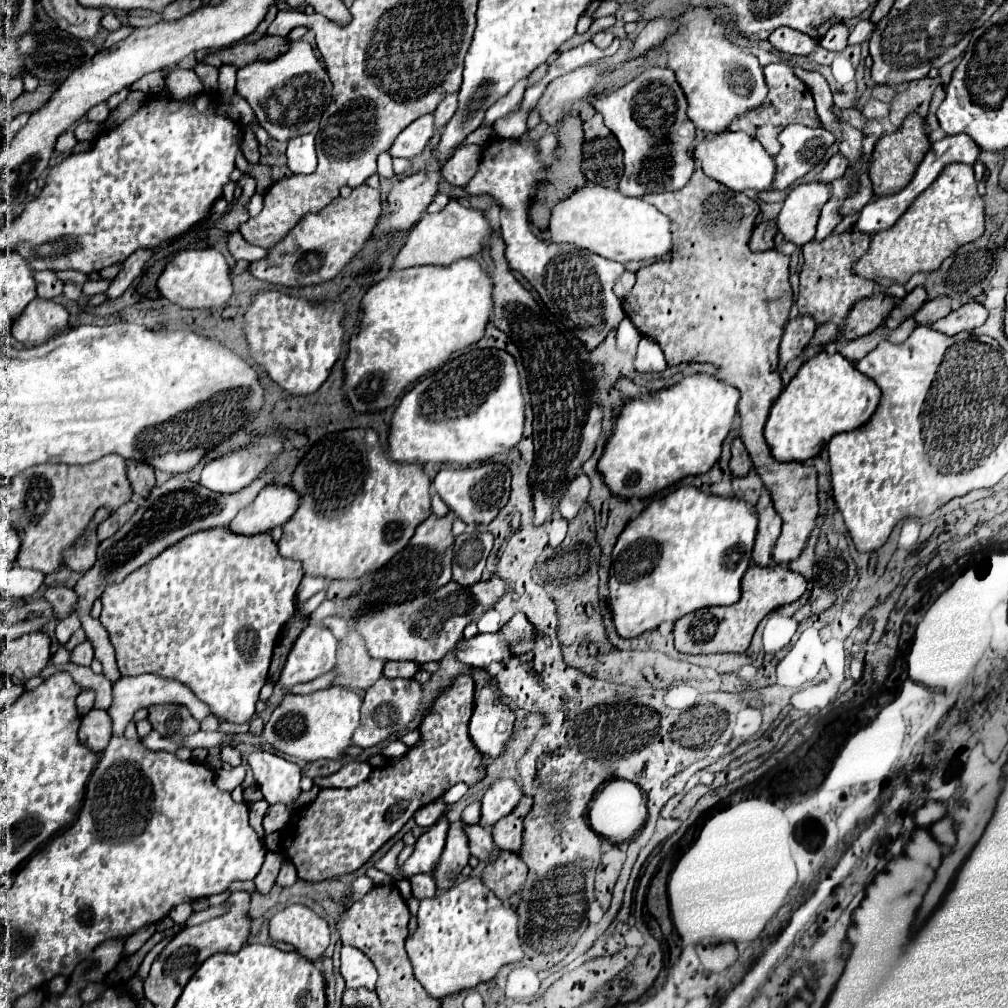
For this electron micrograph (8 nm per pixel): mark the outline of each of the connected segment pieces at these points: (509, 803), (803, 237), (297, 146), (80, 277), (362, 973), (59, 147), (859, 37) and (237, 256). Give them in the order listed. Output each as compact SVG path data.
M502 778L486 790L480 802L480 826L494 826L500 818L508 816L522 798L522 788L512 778Z
M814 180L808 184L798 184L788 194L780 214L778 214L778 230L786 240L796 246L804 246L816 234L816 222L822 206L830 198L830 186Z
M314 134L296 136L288 142L288 168L294 174L312 174L316 170Z
M58 270L56 276L58 276L58 280L62 280L62 282L72 282L72 284L80 284L80 286L82 286L84 282L88 282L88 276L82 274L82 272L76 272L76 270Z
M342 946L342 958L340 958L340 974L346 982L346 988L370 988L376 986L376 968L372 960L360 952L354 946Z
M68 130L68 132L64 132L64 134L58 138L58 142L56 142L56 152L68 152L68 150L72 150L74 146L76 146L74 132Z
M860 20L860 22L856 24L856 28L850 32L848 42L850 42L850 44L862 44L862 42L870 36L872 30L874 30L874 22L872 22L872 20Z
M238 230L228 234L228 250L234 256L234 260L246 260L246 262L260 260L268 252L268 250L262 250L258 246L252 246L250 242L246 242Z

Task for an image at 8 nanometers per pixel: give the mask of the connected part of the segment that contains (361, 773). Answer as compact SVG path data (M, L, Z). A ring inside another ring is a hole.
M348 762L336 774L326 778L314 778L314 784L320 788L352 788L364 782L370 776L372 768L366 762Z

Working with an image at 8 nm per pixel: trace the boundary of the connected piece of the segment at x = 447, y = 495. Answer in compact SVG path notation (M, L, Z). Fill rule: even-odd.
M482 464L478 468L442 468L434 478L434 488L448 508L466 524L490 524L506 506L510 496L510 468L502 464Z

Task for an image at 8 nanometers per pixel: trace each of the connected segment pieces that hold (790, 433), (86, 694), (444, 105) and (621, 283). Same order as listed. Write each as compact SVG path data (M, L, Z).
M818 352L804 362L790 384L780 392L766 420L764 436L770 452L780 462L804 462L816 458L828 440L838 432L860 428L874 414L880 402L880 388L856 370L842 354Z
M82 690L80 696L76 698L76 706L78 706L78 710L80 710L82 716L94 706L94 696L96 696L96 694L94 694L92 690Z
M456 94L446 96L446 98L438 104L438 108L434 110L434 130L442 128L442 126L454 116L456 106L458 106L458 96L456 96Z
M624 272L624 274L616 280L616 284L614 284L614 294L616 294L618 298L626 296L626 294L630 292L630 288L634 286L634 282L636 282L636 274L634 274L634 272Z

